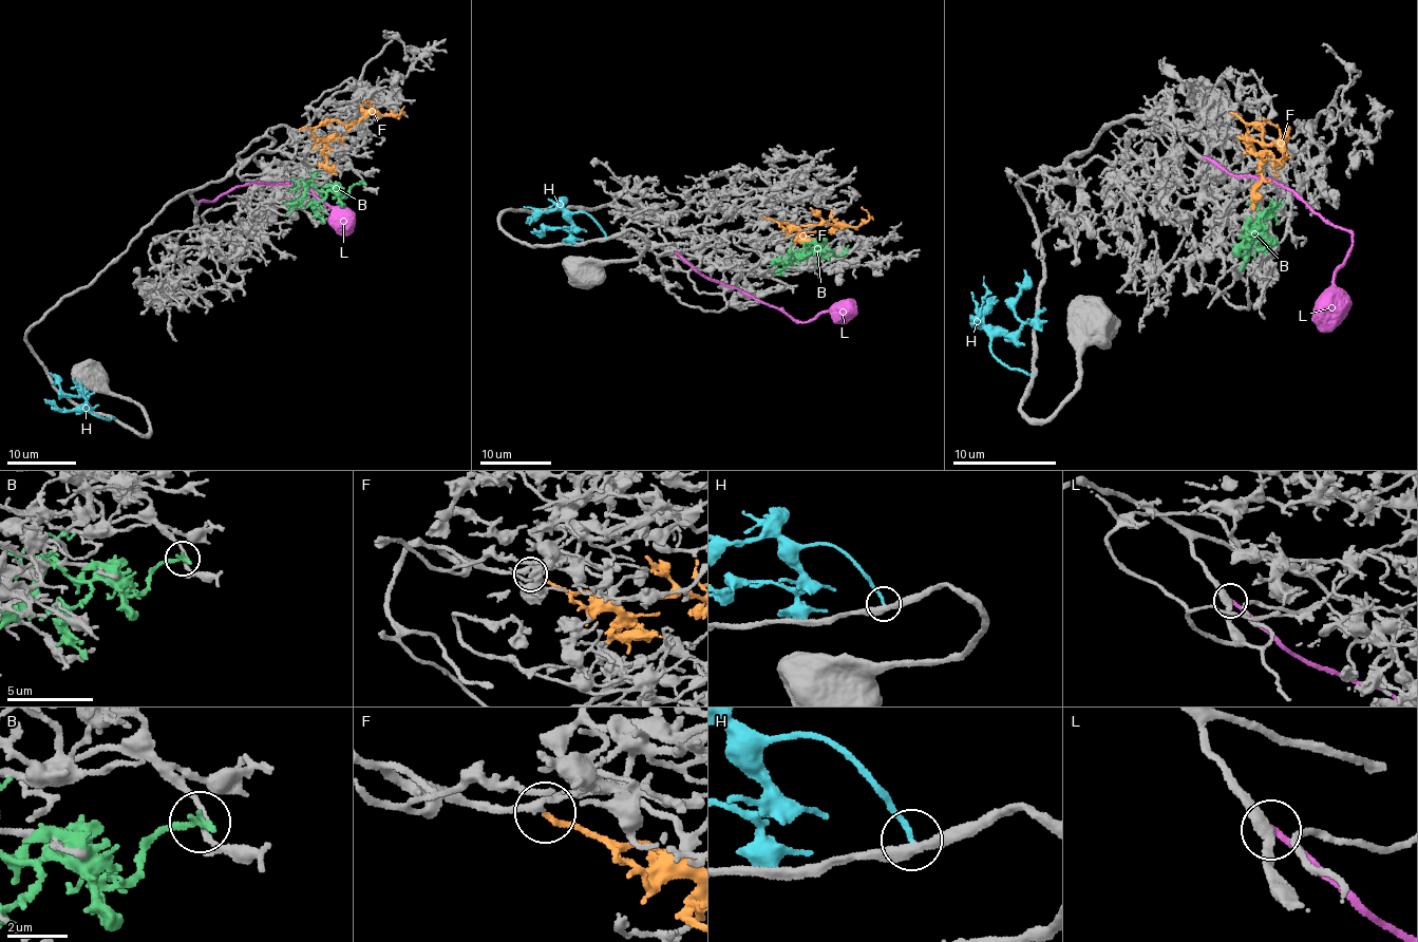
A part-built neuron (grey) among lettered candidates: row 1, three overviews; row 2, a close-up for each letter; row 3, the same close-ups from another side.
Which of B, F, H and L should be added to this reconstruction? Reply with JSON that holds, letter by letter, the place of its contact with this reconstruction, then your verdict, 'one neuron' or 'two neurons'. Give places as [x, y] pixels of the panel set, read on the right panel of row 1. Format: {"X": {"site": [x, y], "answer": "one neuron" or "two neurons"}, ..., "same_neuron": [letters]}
{"B": {"site": [1274, 243], "answer": "two neurons"}, "F": {"site": [1229, 111], "answer": "one neuron"}, "H": {"site": [1031, 374], "answer": "two neurons"}, "L": {"site": [1204, 157], "answer": "two neurons"}, "same_neuron": ["F"]}

